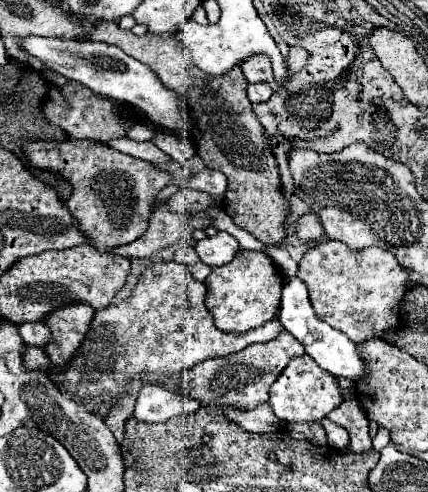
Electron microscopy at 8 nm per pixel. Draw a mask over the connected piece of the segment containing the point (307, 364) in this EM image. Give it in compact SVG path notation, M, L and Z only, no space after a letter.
M305 353L301 357L293 357L277 381L271 385L269 405L283 421L319 421L327 417L335 407L339 407L341 401L343 395L335 375L321 369L315 361L311 361L311 355Z

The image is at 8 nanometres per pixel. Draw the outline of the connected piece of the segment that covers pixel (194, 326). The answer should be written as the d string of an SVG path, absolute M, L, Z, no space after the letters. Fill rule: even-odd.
M177 261L151 263L123 303L95 311L79 351L71 361L67 361L67 365L55 367L45 355L45 349L37 345L27 345L23 349L23 365L27 365L27 369L43 369L61 393L71 395L71 399L83 405L89 413L105 419L111 409L117 407L117 401L129 393L127 385L133 379L131 375L169 375L185 371L205 359L225 357L251 343L269 341L279 335L279 329L283 329L279 319L275 319L247 333L223 333L221 329L215 329L215 323L211 321L205 307L205 293L205 283L193 279L189 267ZM91 397L99 397L101 403L91 403Z

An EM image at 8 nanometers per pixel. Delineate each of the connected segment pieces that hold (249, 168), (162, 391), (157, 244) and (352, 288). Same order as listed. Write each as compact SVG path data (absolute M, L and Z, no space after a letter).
M101 21L87 35L93 41L119 45L127 55L151 67L167 89L175 89L175 93L183 93L187 97L191 103L191 115L197 119L201 131L201 137L197 139L197 153L209 169L221 171L229 183L225 193L225 213L239 227L255 235L263 245L283 245L283 239L287 237L285 221L291 213L291 203L283 193L267 133L251 109L247 81L241 67L231 69L231 73L225 73L223 77L207 77L207 73L199 73L199 69L191 65L187 49L183 49L183 43L175 41L171 35L145 33L137 37L131 31L117 27L113 21Z
M143 385L135 409L131 417L135 421L147 421L147 423L163 423L169 421L175 415L193 411L193 401L183 399L181 395L161 387L161 385Z
M161 203L149 219L149 229L137 241L115 249L115 253L121 257L151 257L155 251L183 239L189 221L191 215L179 217L177 213L167 211L165 203Z
M325 241L303 255L297 277L307 285L317 317L353 341L379 337L401 325L401 301L409 277L391 251L379 247L353 251L339 241Z

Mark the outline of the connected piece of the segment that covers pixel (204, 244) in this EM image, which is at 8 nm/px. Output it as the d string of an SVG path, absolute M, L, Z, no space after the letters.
M219 231L213 237L205 237L203 241L197 241L195 251L203 263L207 263L211 267L221 267L237 255L239 243L229 233Z

